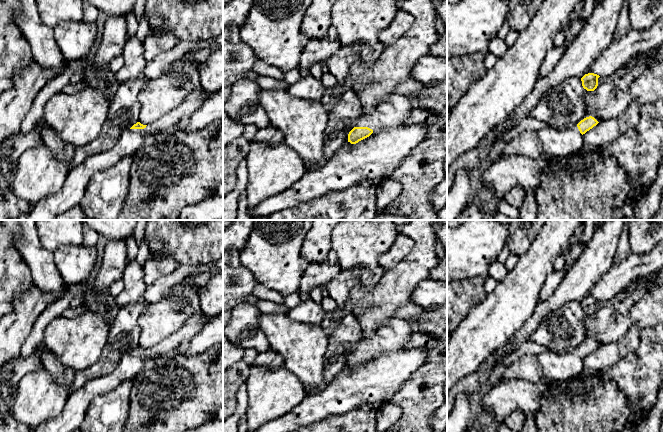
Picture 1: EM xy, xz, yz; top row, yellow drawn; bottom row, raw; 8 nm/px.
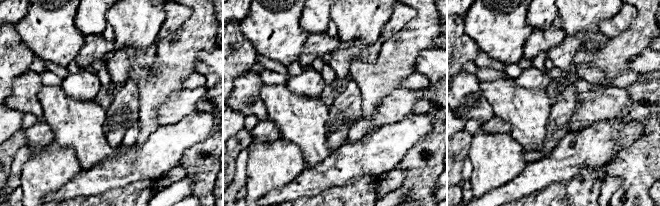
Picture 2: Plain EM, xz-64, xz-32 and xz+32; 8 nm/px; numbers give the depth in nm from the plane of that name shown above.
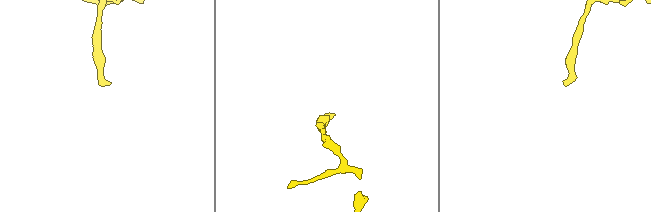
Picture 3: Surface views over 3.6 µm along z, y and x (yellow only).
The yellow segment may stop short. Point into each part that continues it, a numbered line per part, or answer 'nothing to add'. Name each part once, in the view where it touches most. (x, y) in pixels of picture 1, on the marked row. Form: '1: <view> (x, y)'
1: xz (392, 112)

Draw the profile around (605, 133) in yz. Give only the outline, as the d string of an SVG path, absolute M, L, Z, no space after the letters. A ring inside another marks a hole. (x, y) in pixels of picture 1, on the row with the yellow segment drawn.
M633 99L626 108L614 117L599 122L583 134L584 143L595 147L610 147L640 120L641 105Z

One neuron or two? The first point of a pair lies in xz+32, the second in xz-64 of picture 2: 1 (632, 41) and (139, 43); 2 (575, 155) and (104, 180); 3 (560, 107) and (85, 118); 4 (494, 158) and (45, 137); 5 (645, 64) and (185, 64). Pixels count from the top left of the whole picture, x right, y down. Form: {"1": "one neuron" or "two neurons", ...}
{"1": "two neurons", "2": "one neuron", "3": "two neurons", "4": "two neurons", "5": "two neurons"}

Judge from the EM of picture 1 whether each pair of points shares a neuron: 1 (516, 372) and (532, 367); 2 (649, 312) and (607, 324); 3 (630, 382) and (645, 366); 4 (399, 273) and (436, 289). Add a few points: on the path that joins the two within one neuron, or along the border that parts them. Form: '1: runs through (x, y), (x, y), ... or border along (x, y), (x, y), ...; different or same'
1: runs through (520, 369), (528, 368); same
2: runs through (639, 313), (617, 323); same
3: runs through (634, 378), (642, 370); same
4: border along (428, 278), (416, 286), (411, 294), (410, 301); different

